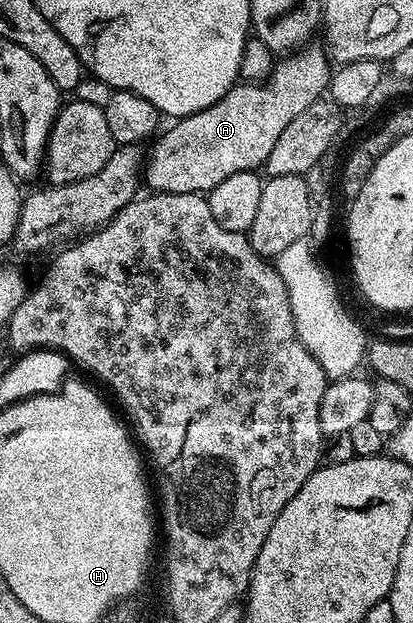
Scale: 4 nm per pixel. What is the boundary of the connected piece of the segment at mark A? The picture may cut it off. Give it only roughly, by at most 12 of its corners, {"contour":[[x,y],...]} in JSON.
{"contour":[[324,47],[154,139],[146,185],[203,194],[258,171],[330,87]]}

